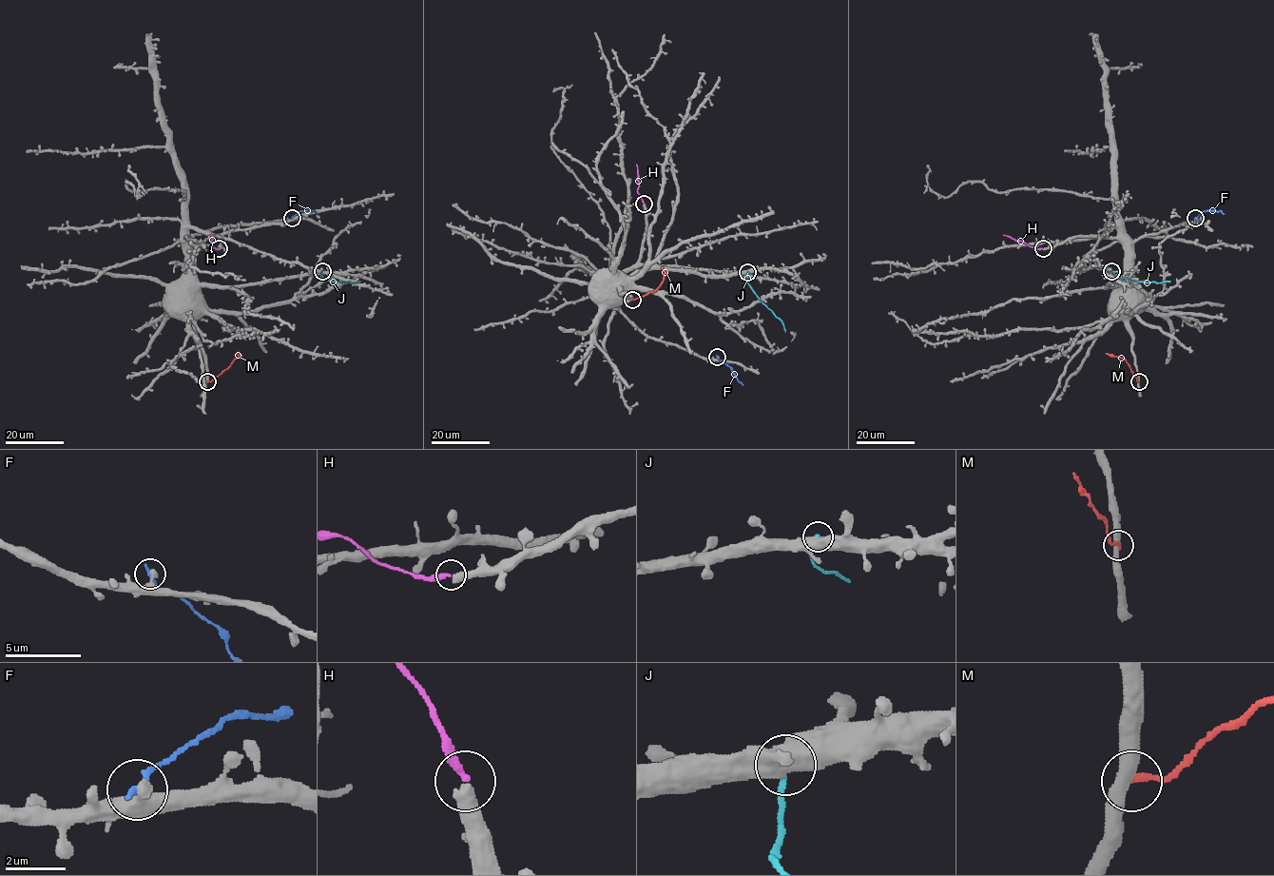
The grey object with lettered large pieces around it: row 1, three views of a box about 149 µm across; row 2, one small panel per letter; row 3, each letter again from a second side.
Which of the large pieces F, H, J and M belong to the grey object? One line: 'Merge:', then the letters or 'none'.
Merge: none

